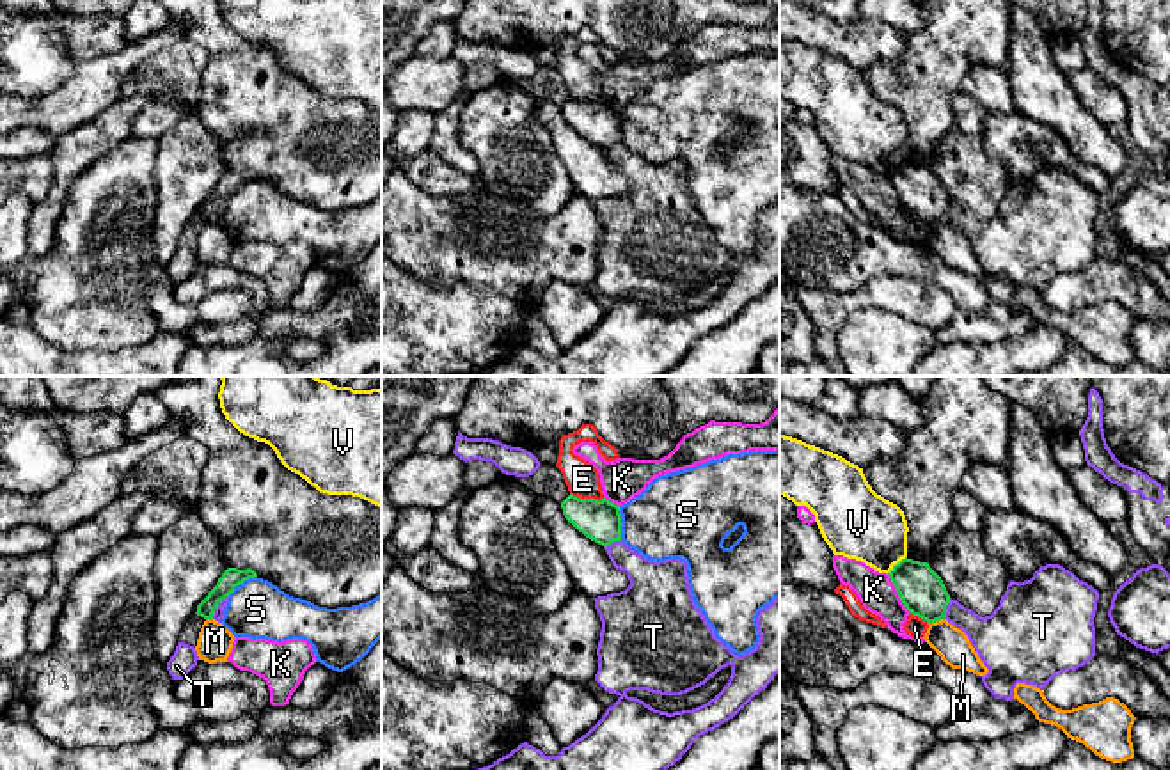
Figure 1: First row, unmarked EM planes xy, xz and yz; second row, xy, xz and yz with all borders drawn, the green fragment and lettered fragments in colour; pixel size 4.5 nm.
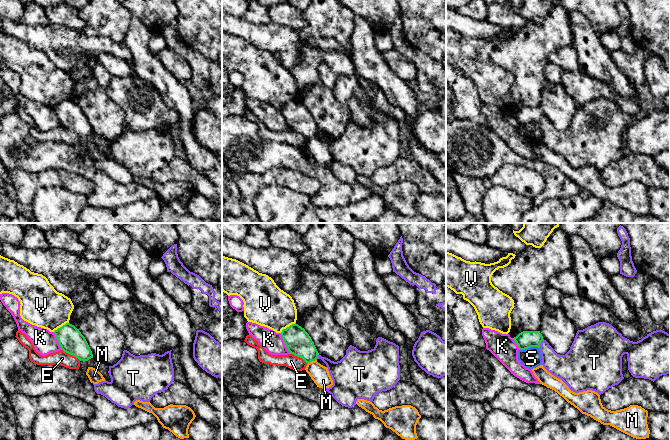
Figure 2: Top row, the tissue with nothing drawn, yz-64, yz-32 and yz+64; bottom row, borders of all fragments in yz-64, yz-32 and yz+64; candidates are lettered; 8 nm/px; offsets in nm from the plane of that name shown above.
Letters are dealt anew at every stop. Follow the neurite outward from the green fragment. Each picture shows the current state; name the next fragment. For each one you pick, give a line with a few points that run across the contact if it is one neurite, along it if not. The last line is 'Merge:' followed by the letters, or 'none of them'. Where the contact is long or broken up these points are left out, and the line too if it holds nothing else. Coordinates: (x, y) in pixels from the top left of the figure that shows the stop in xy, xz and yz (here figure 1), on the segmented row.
Merge: none of them

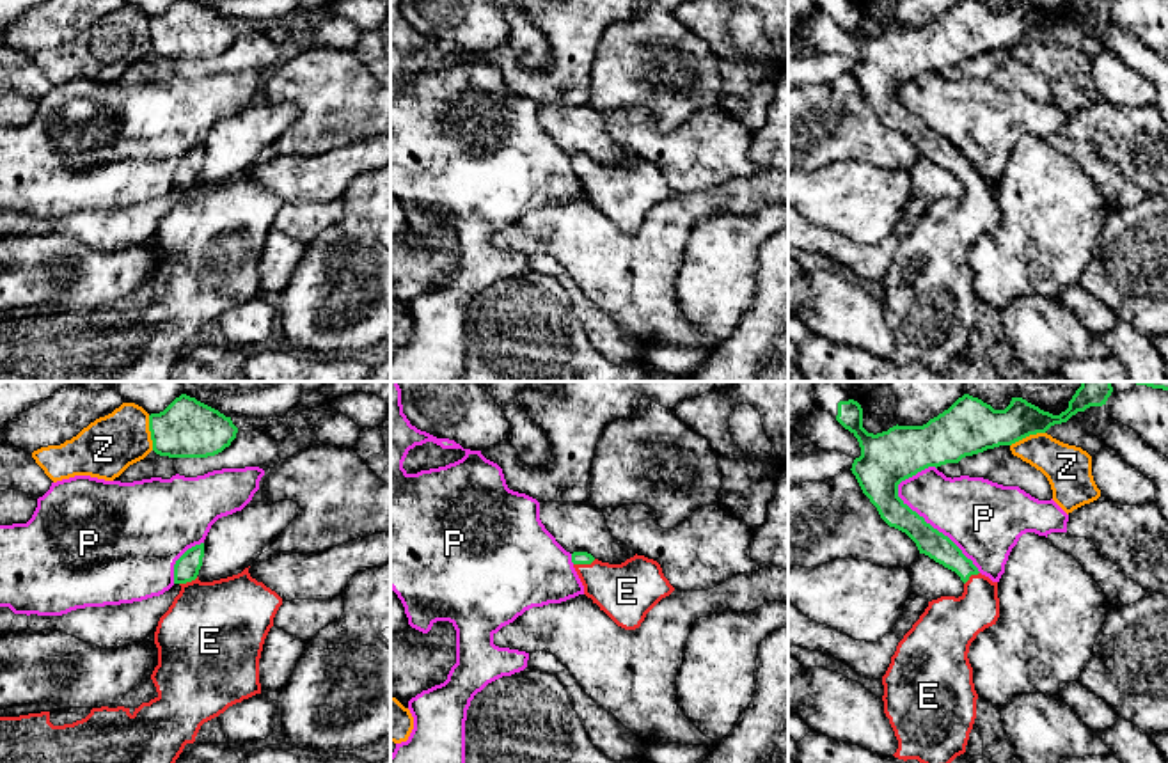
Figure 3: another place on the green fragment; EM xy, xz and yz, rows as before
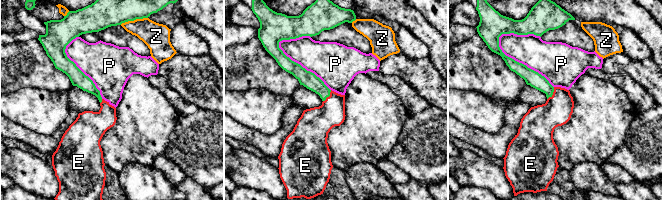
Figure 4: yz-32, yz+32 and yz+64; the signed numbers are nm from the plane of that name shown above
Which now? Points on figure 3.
E: line xz (577, 558), (584, 563), (606, 584), (627, 591)
Merge: E

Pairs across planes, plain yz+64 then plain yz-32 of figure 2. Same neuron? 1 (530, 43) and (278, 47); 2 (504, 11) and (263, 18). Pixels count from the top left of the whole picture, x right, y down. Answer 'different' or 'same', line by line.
1: different
2: different

